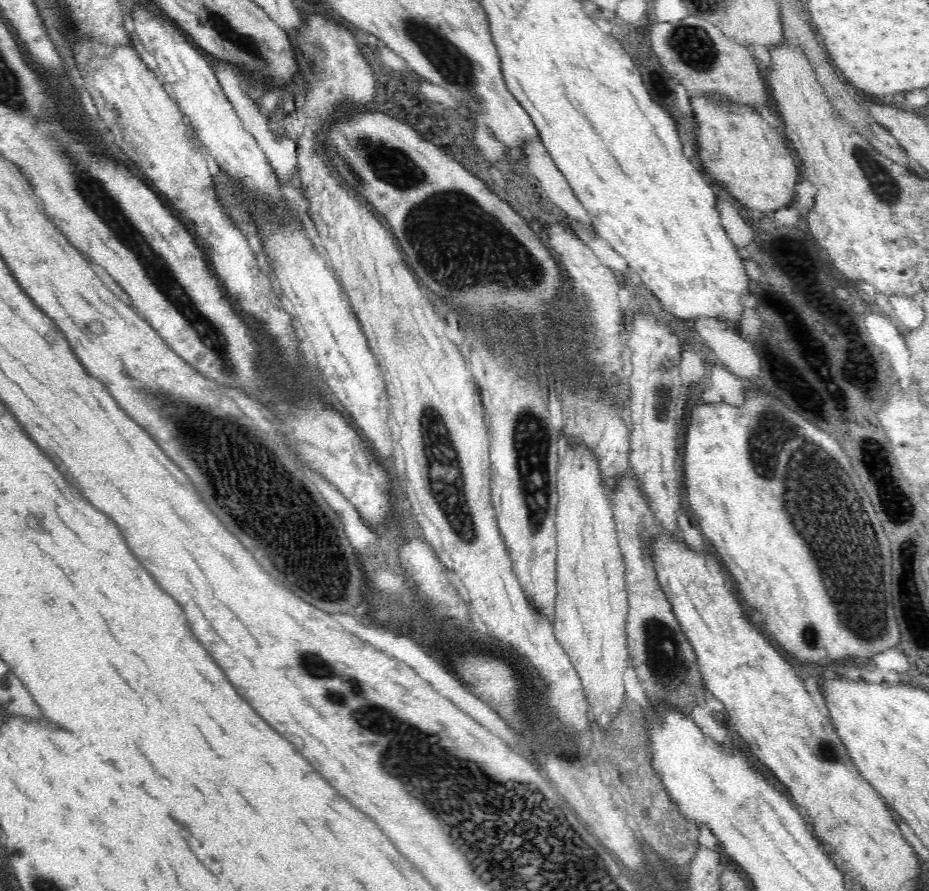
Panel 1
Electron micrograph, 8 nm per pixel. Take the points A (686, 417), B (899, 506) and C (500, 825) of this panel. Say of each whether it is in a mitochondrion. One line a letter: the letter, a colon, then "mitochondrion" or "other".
A: other
B: mitochondrion
C: mitochondrion

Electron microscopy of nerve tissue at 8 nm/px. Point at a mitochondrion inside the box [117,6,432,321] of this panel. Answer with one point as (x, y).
(247, 46)

